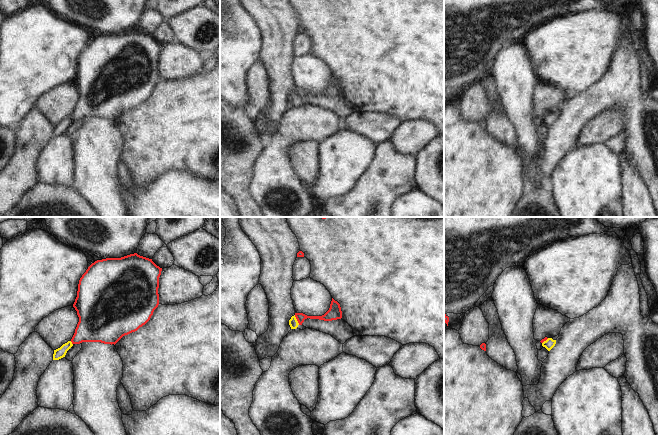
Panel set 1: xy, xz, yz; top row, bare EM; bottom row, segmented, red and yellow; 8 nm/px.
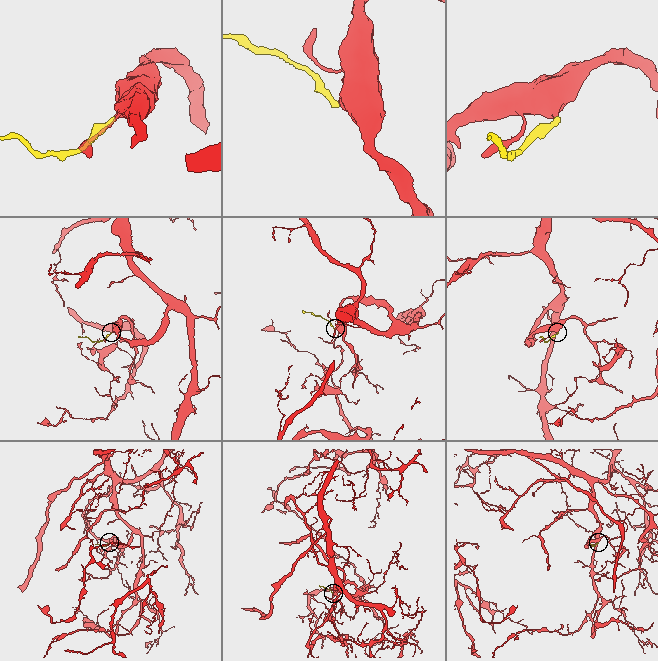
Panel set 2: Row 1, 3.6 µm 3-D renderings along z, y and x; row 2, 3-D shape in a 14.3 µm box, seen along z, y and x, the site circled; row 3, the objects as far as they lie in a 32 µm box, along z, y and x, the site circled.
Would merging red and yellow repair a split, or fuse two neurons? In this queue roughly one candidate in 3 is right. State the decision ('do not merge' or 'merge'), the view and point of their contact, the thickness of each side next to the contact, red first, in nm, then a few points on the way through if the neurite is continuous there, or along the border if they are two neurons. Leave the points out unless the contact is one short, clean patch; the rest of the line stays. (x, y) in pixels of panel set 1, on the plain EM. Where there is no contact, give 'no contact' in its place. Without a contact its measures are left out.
do not merge; contact xz (297, 96); calibres 70 and 70 nm; border xz (294, 91), (299, 100)

